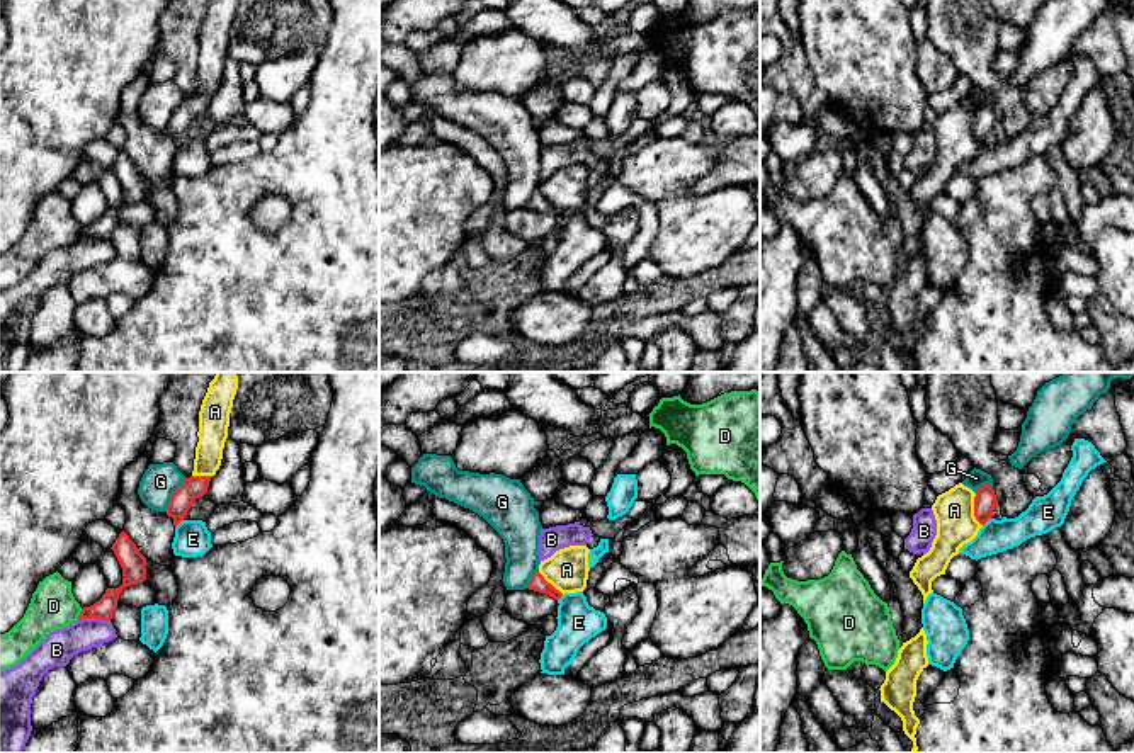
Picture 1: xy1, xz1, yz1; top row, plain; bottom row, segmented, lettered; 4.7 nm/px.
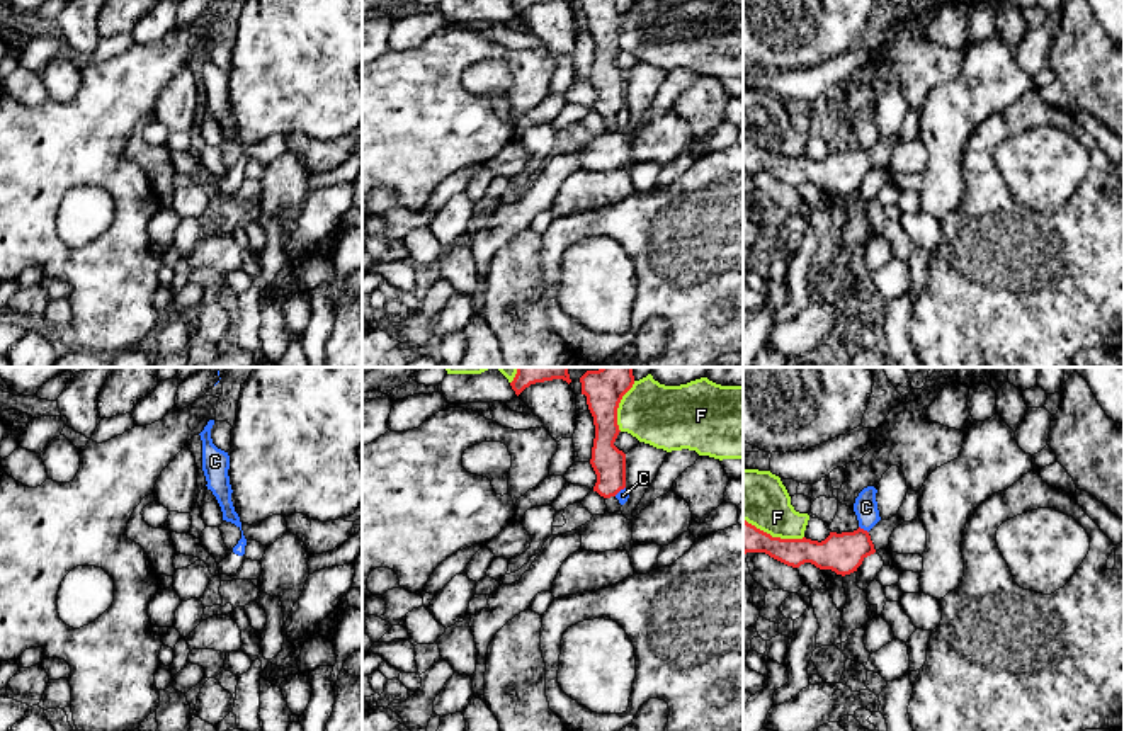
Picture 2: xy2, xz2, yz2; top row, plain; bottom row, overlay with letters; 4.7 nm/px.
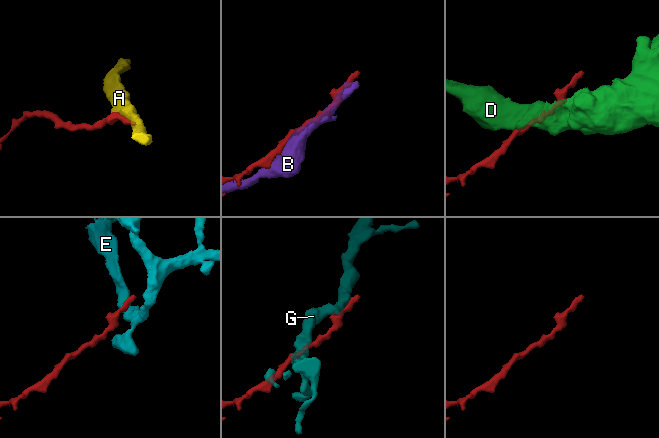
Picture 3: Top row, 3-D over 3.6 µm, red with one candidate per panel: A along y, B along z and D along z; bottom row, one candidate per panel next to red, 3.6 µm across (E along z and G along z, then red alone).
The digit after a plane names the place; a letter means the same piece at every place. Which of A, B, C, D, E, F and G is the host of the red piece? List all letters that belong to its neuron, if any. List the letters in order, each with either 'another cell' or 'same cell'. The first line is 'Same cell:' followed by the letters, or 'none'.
Same cell: none
A: another cell
B: another cell
C: another cell
D: another cell
E: another cell
F: another cell
G: another cell

